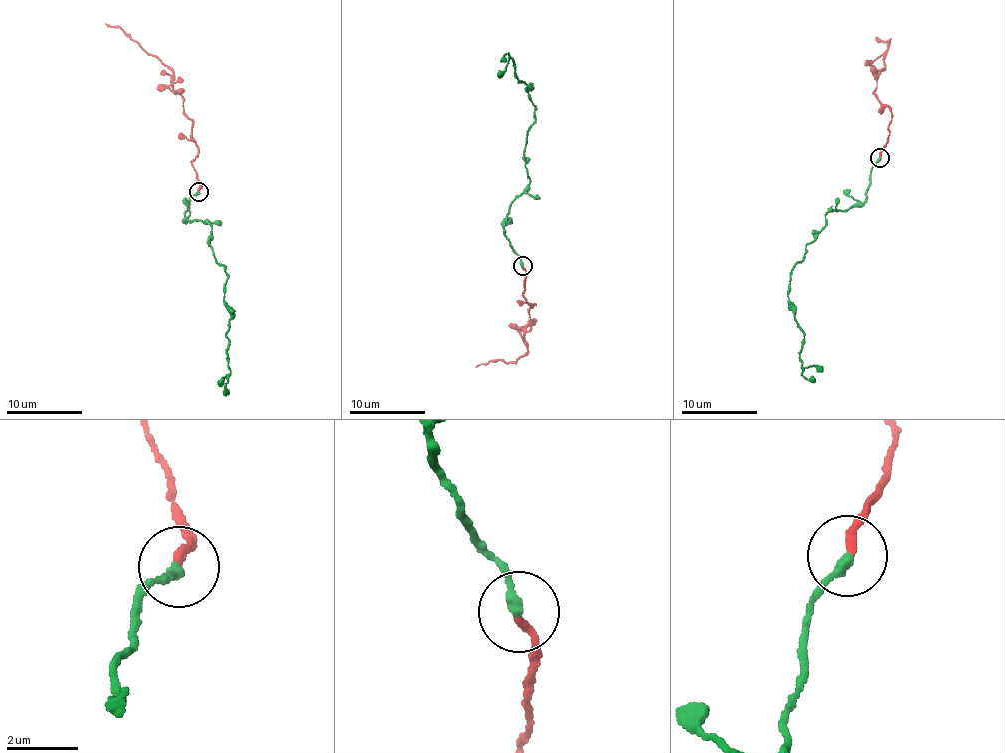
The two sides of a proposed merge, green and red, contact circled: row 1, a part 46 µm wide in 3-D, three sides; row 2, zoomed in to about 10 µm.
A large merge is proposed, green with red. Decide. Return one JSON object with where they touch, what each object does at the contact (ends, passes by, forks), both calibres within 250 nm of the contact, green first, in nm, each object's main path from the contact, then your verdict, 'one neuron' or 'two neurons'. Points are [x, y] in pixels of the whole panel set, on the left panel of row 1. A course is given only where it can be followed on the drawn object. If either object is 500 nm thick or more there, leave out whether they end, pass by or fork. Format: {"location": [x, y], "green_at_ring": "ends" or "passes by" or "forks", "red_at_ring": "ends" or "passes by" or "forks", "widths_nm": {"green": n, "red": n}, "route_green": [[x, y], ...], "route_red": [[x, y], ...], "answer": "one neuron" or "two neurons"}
{"location": [198, 192], "green_at_ring": "ends", "red_at_ring": "ends", "widths_nm": {"green": 280, "red": 220}, "route_green": [[199, 191], [183, 218], [210, 226], [208, 245], [225, 266], [230, 370], [224, 396]], "route_red": [[199, 191], [191, 163], [197, 149], [183, 97], [173, 90], [173, 71], [120, 30], [106, 23]], "answer": "one neuron"}

